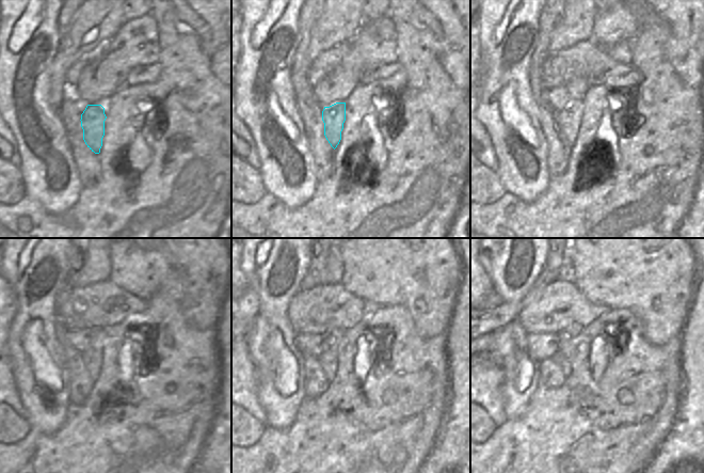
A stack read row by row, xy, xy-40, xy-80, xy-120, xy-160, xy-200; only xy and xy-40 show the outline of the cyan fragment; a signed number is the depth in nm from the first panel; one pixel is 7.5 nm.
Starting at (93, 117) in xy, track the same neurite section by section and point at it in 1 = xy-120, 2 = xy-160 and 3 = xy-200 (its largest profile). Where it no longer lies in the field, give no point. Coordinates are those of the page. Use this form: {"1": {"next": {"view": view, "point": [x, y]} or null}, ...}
{"1": {"next": {"view": "xy-120", "point": [92, 357]}}, "2": {"next": {"view": "xy-160", "point": [329, 359]}}, "3": {"next": {"view": "xy-200", "point": [574, 330]}}}

